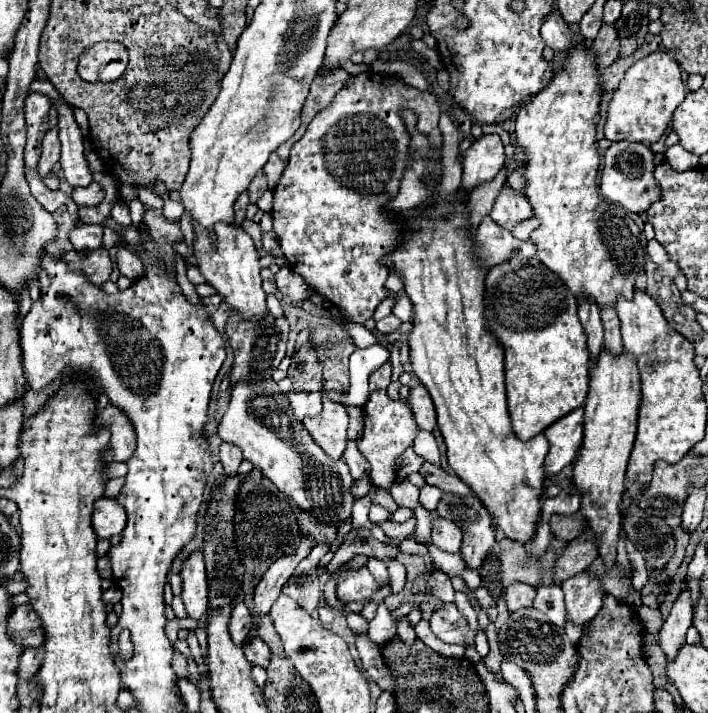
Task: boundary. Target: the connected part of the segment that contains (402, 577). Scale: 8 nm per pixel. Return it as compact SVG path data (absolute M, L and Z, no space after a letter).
M392 561L387 566L388 574L390 578L390 586L392 593L399 593L406 582L406 569L404 565L398 561Z

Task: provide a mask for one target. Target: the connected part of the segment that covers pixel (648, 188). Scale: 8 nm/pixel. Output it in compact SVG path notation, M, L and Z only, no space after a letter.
M613 142L611 148L605 152L605 168L601 174L601 194L627 208L633 214L643 214L649 210L649 206L657 200L661 200L661 188L653 178L655 154L649 146L637 144L637 142Z

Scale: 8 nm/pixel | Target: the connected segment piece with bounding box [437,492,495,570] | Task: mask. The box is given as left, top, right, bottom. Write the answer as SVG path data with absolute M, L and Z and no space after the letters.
M443 492L437 512L463 530L461 554L471 570L479 570L495 544L495 528L485 506L475 496Z

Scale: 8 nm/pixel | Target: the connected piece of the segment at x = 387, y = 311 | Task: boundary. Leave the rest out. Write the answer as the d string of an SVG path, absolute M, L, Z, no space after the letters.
M387 297L385 298L381 304L376 308L374 313L374 320L377 322L382 318L391 314L393 309L393 304L395 302L395 298Z

